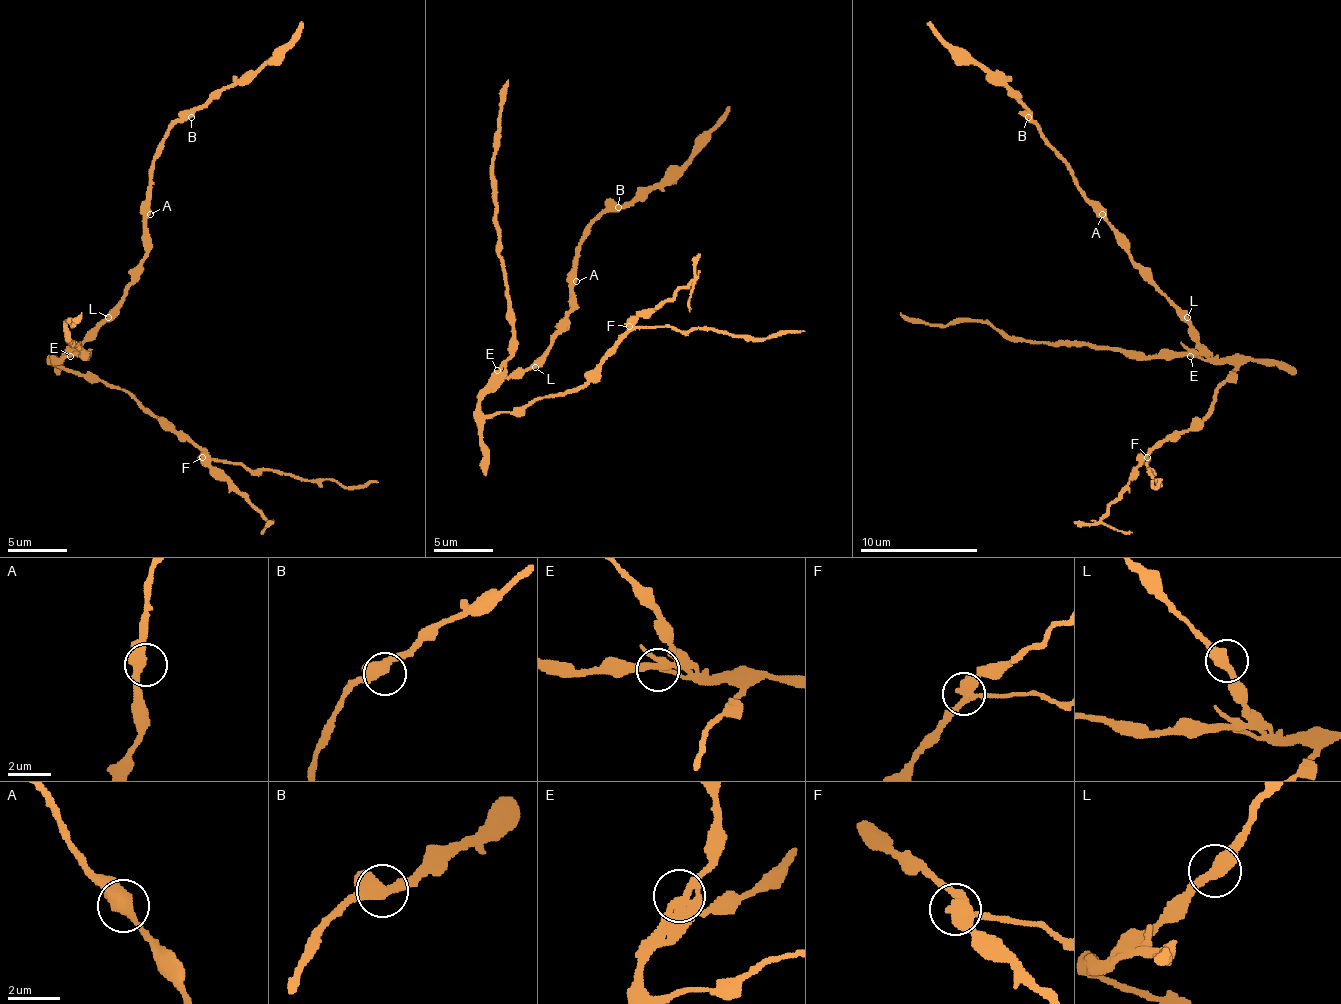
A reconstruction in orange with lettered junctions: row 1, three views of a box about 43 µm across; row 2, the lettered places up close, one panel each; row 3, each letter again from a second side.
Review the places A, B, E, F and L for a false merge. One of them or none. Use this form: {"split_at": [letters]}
{"split_at": ["F"]}

